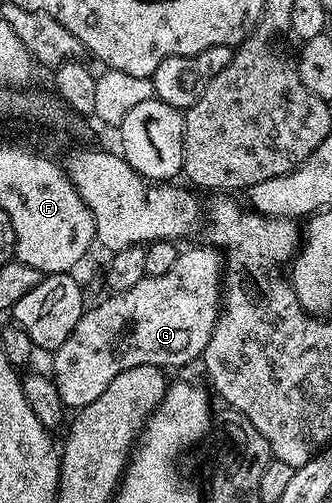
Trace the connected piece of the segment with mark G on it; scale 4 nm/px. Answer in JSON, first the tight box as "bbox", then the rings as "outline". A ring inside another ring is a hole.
{"bbox":[52,244,224,408],"outline":[[[209,244],[201,245],[195,250],[183,249],[179,253],[176,264],[172,264],[172,268],[168,272],[164,272],[164,276],[144,277],[139,280],[138,284],[134,284],[127,290],[111,293],[109,295],[111,298],[104,299],[99,306],[94,306],[91,310],[89,307],[83,313],[82,318],[76,324],[76,328],[72,328],[72,336],[68,336],[68,340],[64,340],[64,344],[60,344],[60,348],[53,351],[52,354],[52,358],[54,358],[52,377],[56,384],[56,392],[60,392],[60,400],[64,400],[67,408],[81,408],[92,404],[92,400],[96,400],[96,396],[100,396],[100,392],[104,392],[104,388],[108,388],[108,384],[112,384],[112,380],[116,380],[116,376],[120,376],[120,372],[128,372],[128,368],[140,368],[141,366],[171,368],[170,366],[186,366],[189,362],[197,363],[201,359],[208,340],[212,340],[212,332],[222,305],[222,276],[224,273],[223,255]]]}

